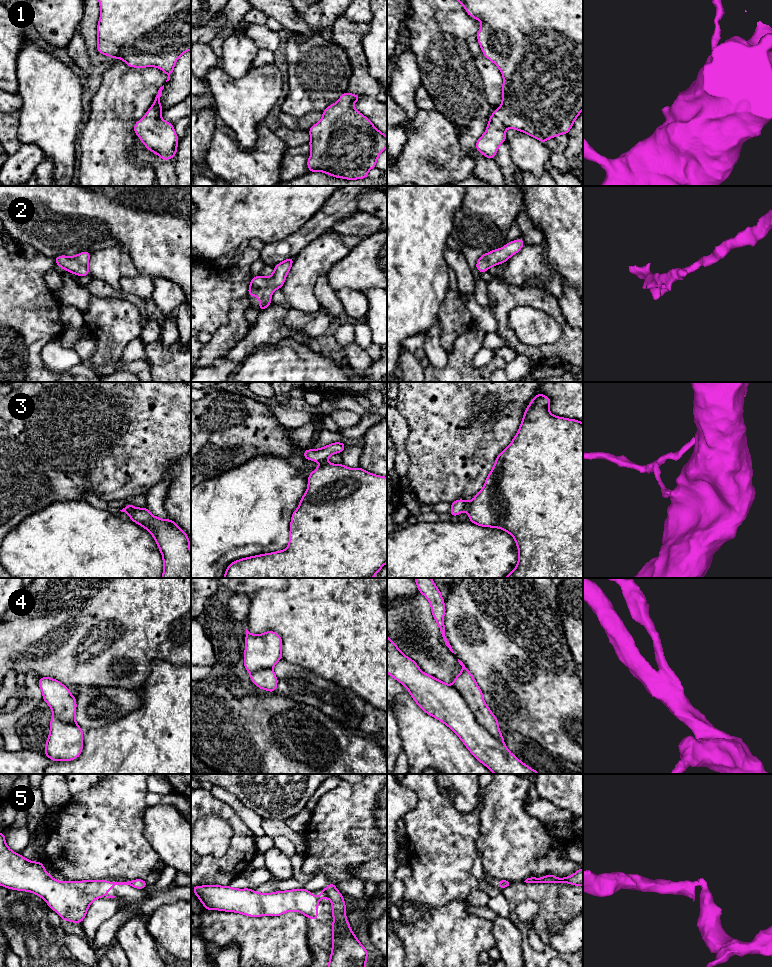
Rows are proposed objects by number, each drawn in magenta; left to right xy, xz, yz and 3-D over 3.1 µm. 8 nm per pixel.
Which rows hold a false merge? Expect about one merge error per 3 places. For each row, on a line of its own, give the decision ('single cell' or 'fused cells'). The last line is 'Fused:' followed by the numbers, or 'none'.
1: single cell
2: single cell
3: fused cells
4: fused cells
5: fused cells
Fused: 3, 4, 5

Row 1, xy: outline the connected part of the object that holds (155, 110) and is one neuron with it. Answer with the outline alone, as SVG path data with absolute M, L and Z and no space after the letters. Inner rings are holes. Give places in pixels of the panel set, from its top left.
M164 85L159 88L153 105L144 117L135 123L134 132L147 149L166 161L175 158L179 138L173 124L161 118L163 111L159 98L162 96L163 89Z

